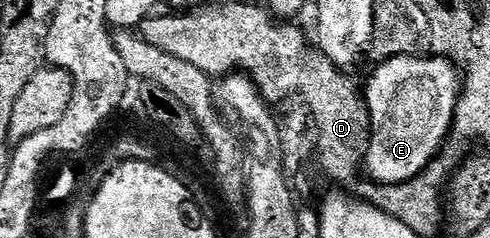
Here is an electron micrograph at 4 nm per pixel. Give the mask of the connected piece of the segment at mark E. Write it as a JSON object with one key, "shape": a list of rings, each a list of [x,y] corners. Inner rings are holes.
{"shape":[[[418,54],[411,56],[393,57],[383,63],[380,63],[375,69],[376,72],[372,74],[367,80],[367,90],[365,89],[365,108],[371,115],[371,145],[368,148],[368,154],[365,161],[365,172],[367,172],[372,181],[377,184],[408,184],[414,176],[419,176],[426,168],[429,167],[430,162],[452,135],[452,124],[454,122],[454,110],[458,106],[458,100],[461,89],[461,72],[451,65],[450,59],[444,58],[438,54]]]}

